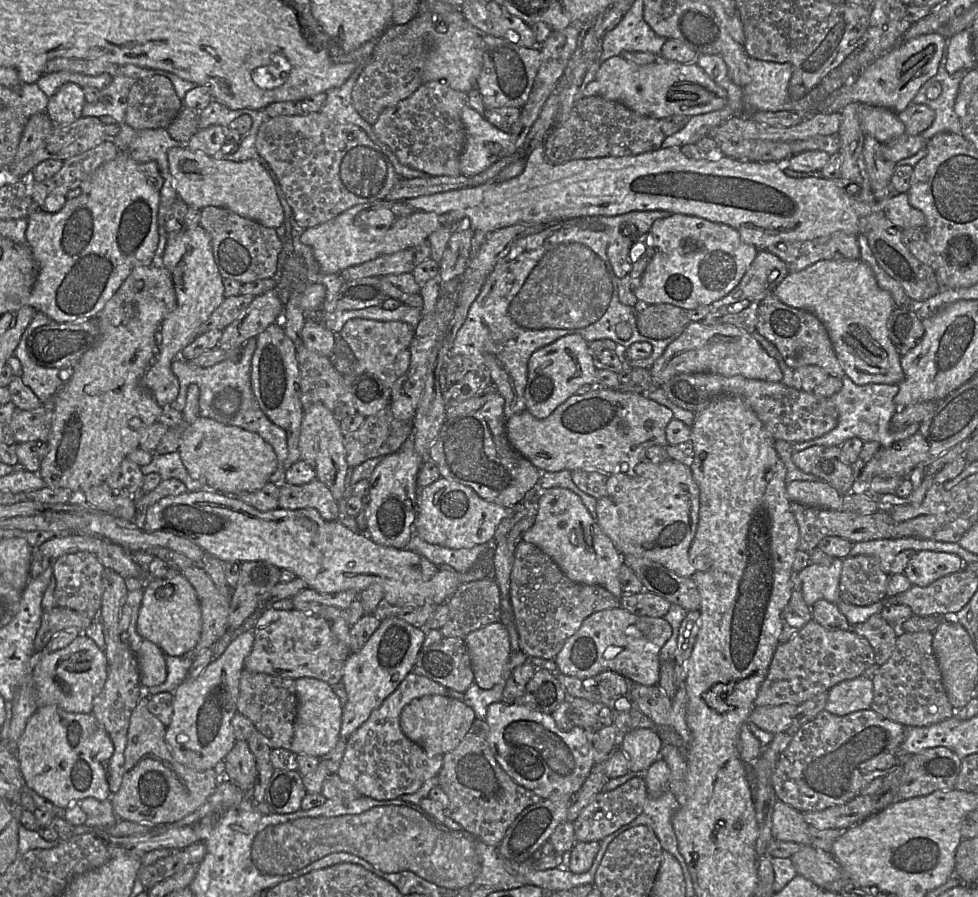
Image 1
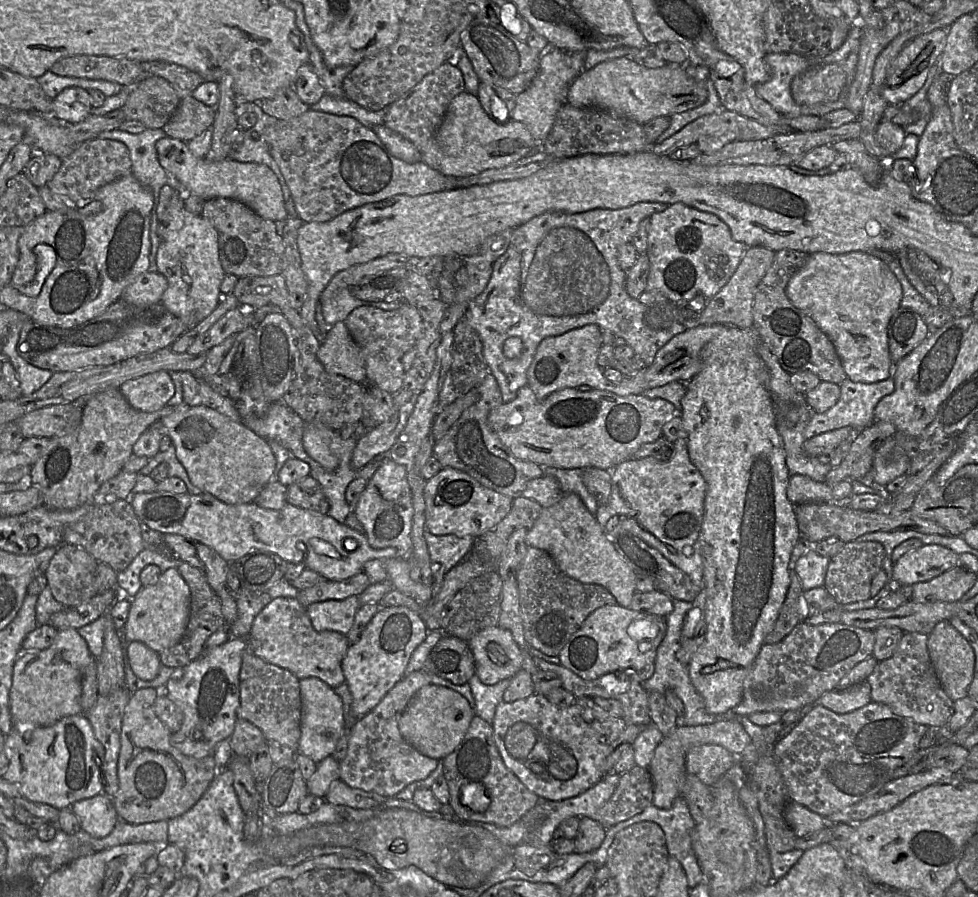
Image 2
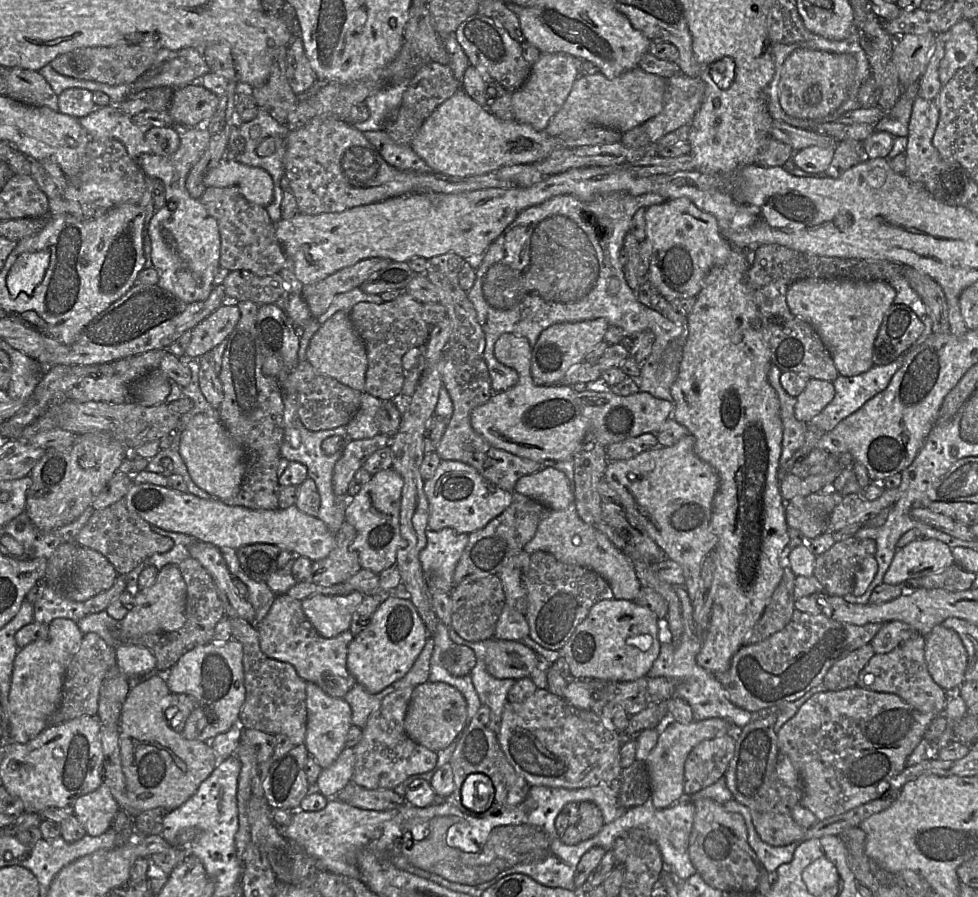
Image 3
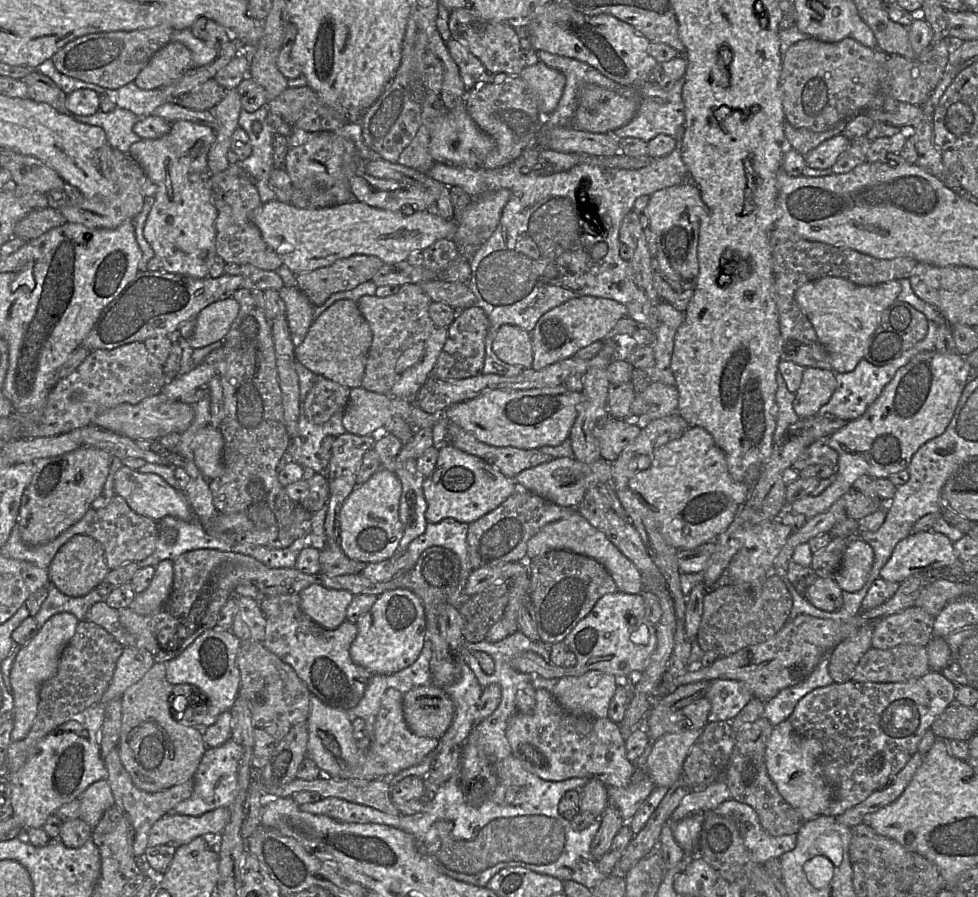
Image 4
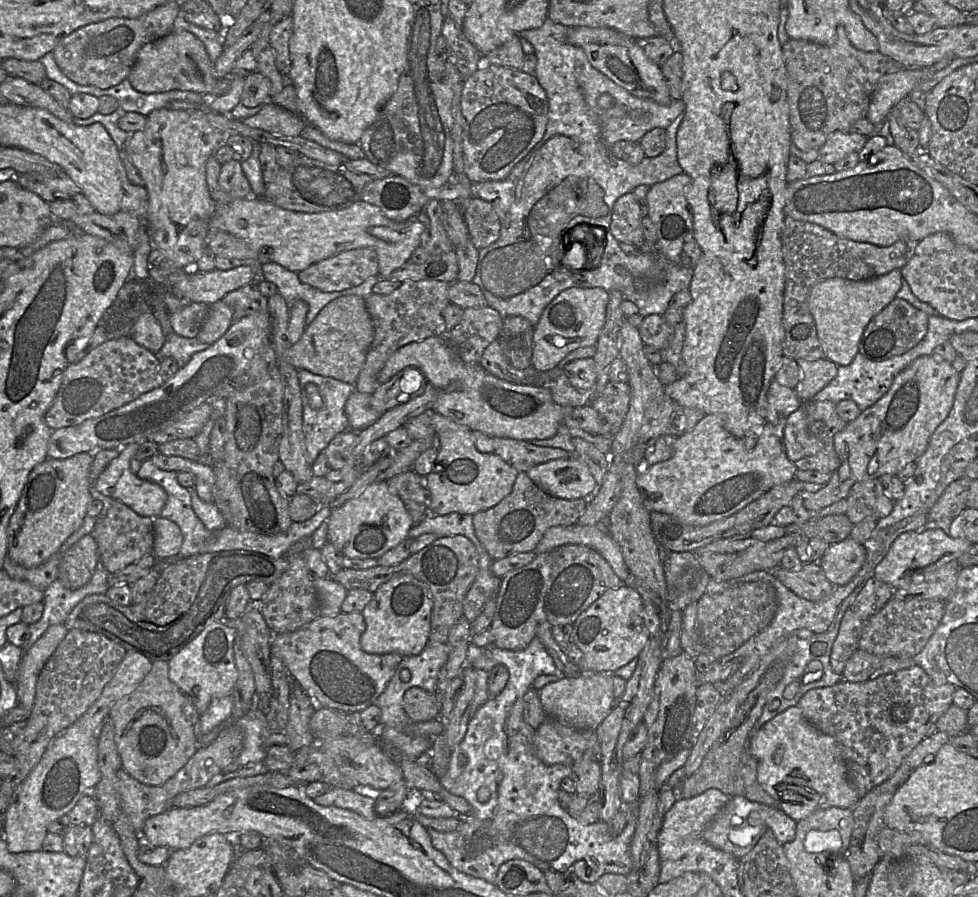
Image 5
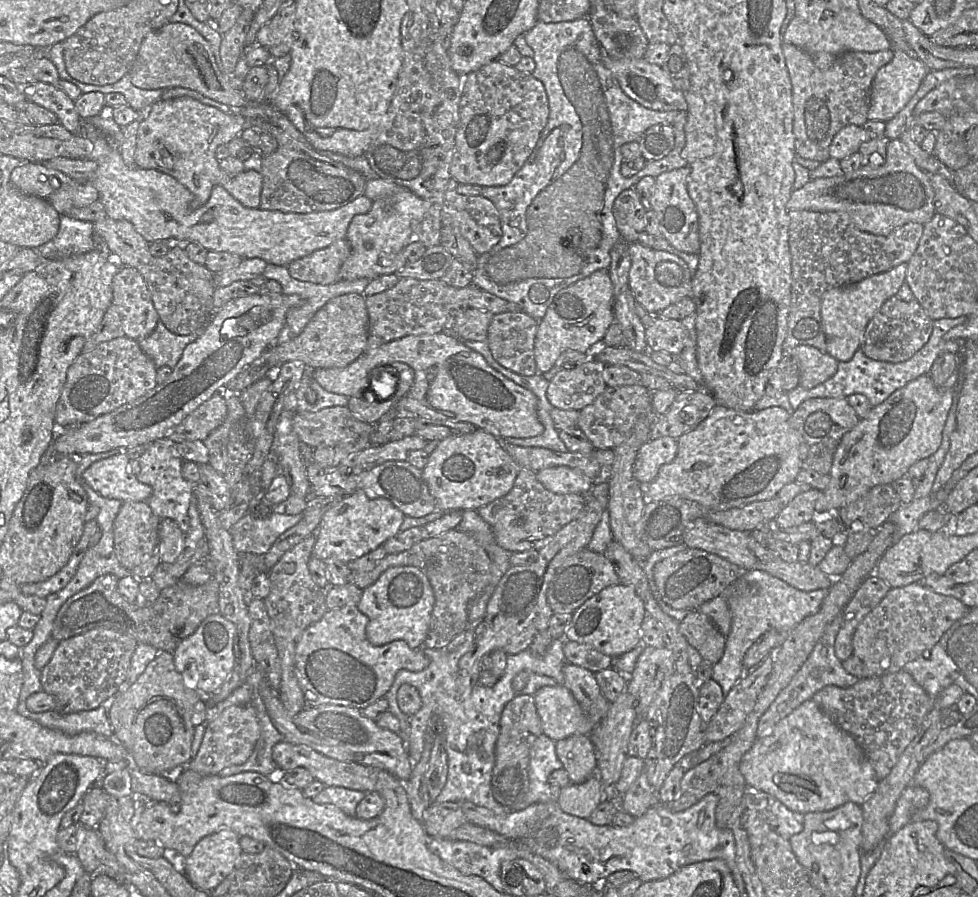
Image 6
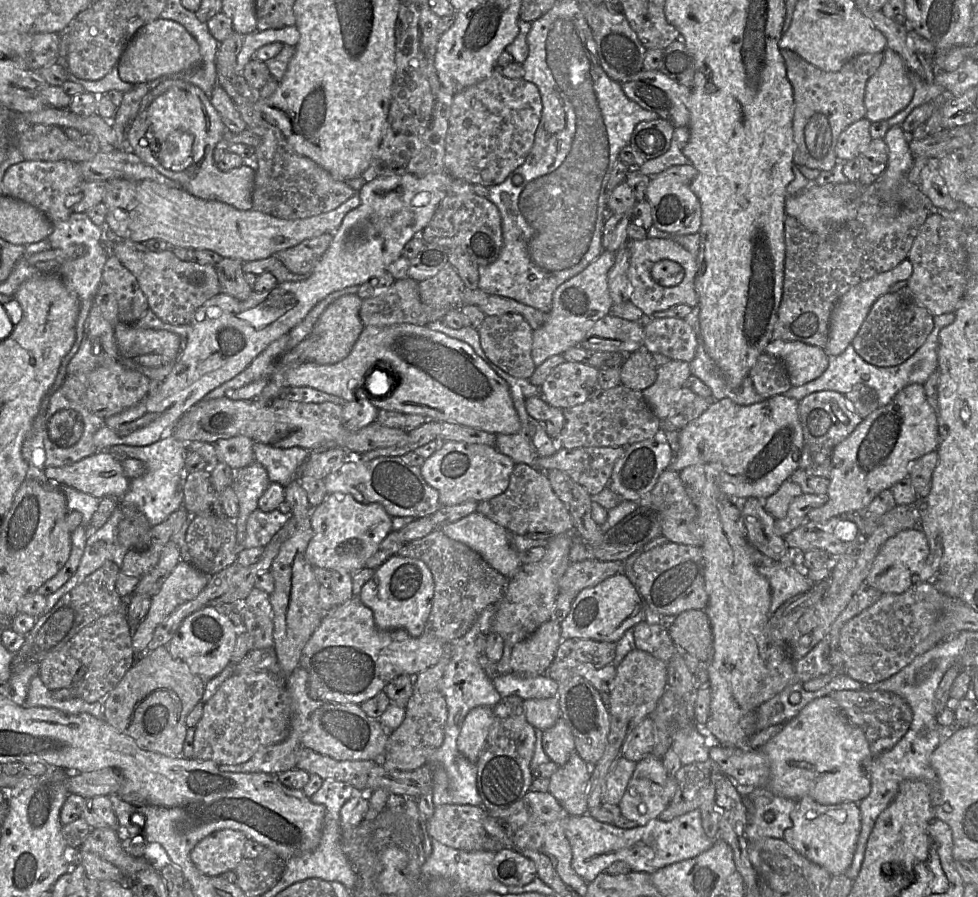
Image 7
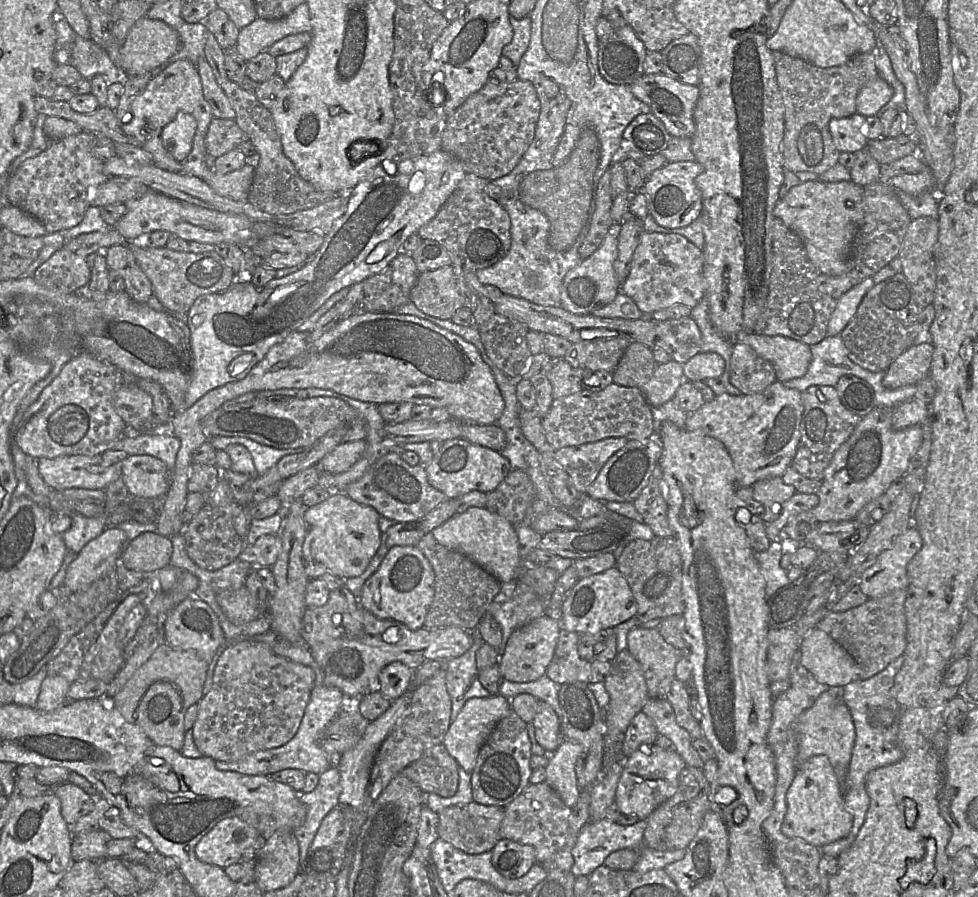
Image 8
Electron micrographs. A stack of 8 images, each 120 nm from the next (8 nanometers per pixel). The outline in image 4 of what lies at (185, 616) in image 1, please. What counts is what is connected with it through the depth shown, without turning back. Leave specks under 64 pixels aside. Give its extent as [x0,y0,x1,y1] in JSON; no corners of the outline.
[130,561,173,616]

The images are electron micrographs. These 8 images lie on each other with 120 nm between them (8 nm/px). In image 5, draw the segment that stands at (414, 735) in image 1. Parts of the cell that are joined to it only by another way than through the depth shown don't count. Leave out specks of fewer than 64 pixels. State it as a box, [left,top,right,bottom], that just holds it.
[403,687,440,723]

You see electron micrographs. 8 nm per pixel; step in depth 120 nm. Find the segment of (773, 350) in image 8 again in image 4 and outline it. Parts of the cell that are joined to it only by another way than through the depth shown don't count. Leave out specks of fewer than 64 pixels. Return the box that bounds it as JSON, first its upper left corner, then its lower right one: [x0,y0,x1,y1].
[793,367,836,419]

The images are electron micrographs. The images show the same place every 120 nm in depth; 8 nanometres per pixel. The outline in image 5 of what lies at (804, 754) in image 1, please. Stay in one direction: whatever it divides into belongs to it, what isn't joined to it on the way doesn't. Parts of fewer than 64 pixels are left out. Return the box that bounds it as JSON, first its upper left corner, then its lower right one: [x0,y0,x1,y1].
[798,666,956,798]

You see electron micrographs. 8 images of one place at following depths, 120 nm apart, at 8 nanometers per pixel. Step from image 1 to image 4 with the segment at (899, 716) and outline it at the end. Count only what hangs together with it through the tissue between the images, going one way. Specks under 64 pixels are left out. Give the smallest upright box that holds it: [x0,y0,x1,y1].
[851,645,929,683]

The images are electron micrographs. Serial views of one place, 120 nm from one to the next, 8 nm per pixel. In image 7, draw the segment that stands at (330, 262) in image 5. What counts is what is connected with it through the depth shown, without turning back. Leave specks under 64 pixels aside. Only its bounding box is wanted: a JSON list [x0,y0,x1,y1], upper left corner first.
[274,233,333,274]

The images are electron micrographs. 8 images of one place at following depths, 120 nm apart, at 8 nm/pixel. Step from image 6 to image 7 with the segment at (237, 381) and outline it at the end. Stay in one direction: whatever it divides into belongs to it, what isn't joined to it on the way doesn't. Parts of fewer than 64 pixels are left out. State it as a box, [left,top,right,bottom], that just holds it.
[305,294,364,365]

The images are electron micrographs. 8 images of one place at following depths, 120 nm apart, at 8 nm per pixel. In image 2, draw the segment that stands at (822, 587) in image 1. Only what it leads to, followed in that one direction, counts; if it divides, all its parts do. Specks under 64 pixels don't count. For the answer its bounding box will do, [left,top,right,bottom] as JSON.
[794,548,830,591]

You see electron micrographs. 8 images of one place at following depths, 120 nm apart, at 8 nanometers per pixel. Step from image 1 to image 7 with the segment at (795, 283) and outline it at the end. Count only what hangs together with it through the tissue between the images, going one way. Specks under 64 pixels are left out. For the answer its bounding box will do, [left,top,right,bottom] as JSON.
[824,259,912,356]

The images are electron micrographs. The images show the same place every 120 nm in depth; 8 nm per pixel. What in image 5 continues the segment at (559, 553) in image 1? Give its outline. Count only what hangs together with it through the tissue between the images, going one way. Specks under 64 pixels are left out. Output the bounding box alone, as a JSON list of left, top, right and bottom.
[534,523,630,583]

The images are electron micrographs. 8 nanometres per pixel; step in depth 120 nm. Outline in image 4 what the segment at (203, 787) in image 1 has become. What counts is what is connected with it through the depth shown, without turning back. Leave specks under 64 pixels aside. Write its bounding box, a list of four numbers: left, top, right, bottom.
[118,663,208,793]

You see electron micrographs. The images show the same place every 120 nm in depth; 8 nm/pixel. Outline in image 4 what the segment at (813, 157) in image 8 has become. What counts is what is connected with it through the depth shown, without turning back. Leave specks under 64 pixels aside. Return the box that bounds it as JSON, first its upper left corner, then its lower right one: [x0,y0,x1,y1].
[780,37,949,132]

